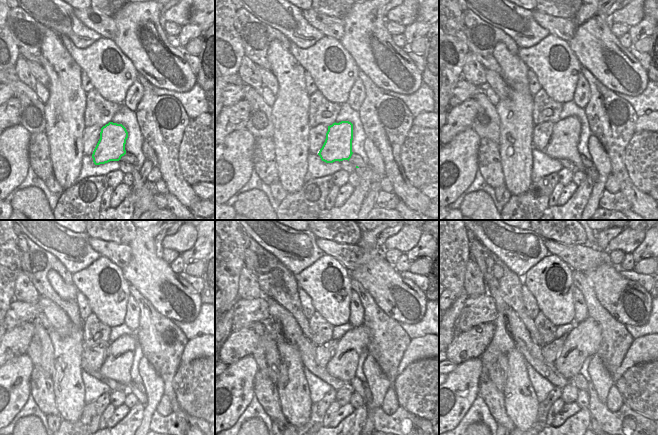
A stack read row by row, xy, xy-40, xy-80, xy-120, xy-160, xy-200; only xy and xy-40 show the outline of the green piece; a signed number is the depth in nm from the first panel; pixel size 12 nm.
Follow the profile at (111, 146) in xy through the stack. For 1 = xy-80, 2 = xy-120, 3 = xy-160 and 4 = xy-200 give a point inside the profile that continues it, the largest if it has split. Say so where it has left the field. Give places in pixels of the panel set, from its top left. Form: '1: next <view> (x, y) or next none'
1: next xy-80 (564, 140)
2: next xy-120 (119, 360)
3: next xy-160 (343, 364)
4: next xy-200 (584, 340)

